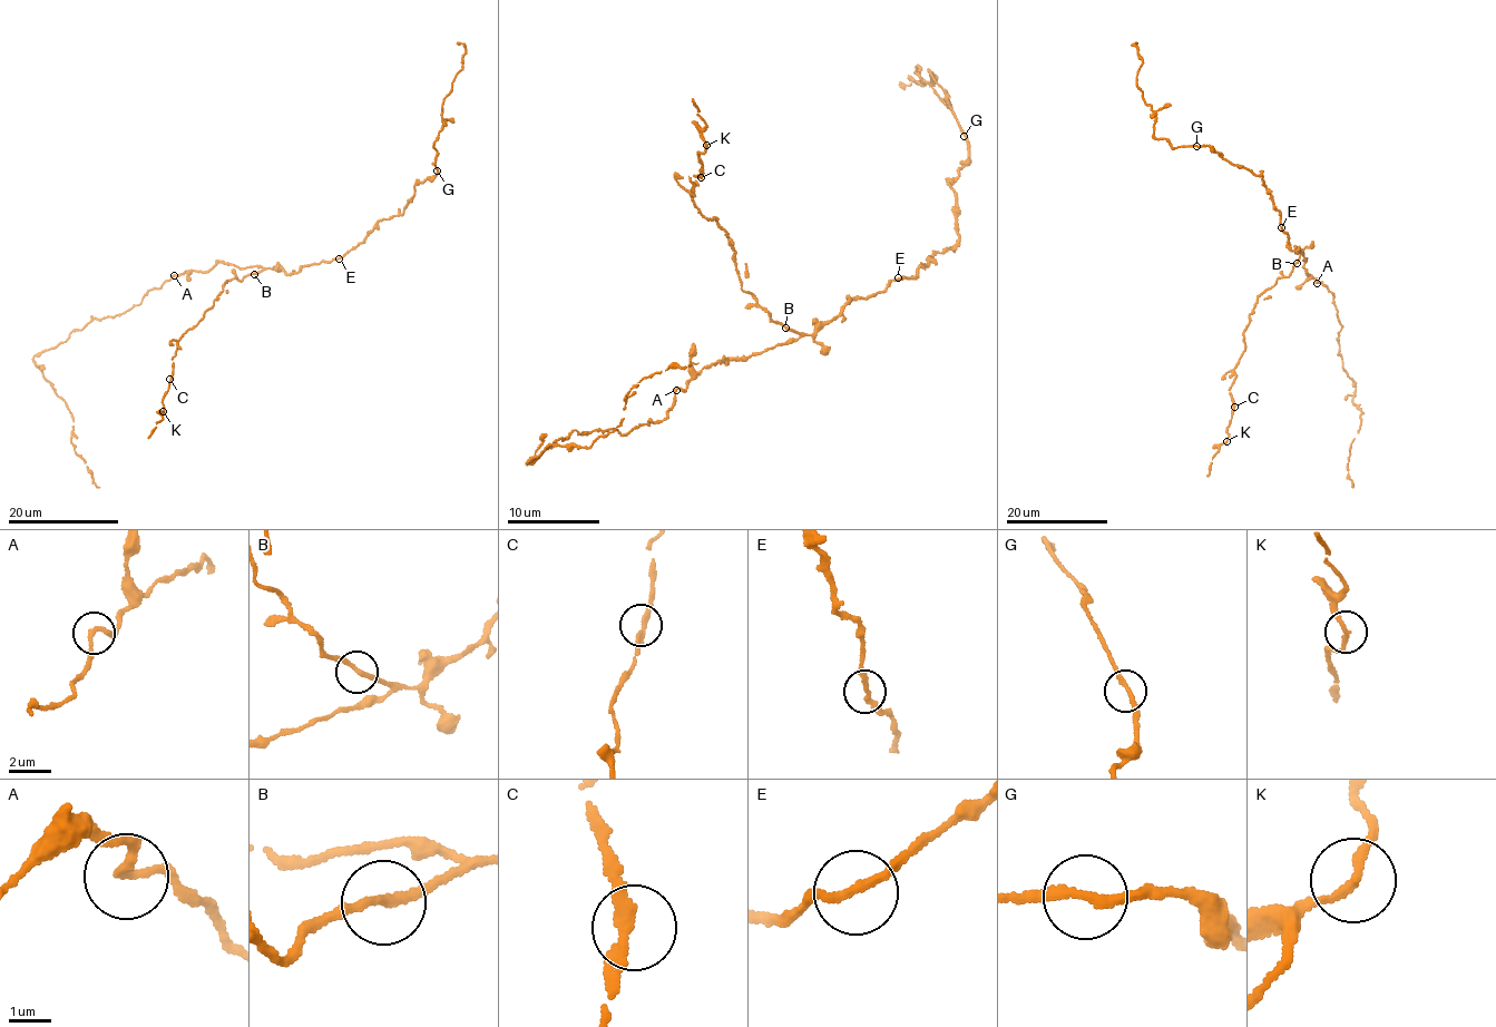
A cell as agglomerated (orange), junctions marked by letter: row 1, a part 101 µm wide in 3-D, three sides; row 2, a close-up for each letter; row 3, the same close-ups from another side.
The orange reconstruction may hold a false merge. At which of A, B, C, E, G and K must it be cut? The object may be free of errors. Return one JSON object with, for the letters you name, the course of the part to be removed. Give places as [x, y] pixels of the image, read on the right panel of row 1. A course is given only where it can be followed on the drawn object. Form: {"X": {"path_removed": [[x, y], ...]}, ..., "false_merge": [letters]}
{"false_merge": []}

